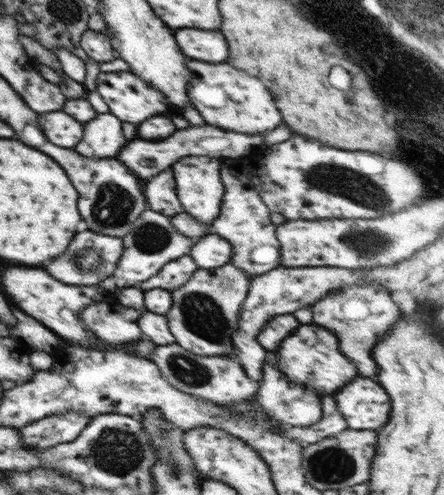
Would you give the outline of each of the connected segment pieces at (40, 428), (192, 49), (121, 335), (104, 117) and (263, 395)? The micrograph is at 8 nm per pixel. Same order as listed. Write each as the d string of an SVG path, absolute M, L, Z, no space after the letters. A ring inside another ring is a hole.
M62 412L24 426L20 436L27 449L45 449L58 443L72 442L89 422L84 413Z
M176 30L175 39L192 60L218 64L228 58L228 44L218 30Z
M98 300L94 304L83 308L84 312L79 314L81 321L90 328L90 330L100 338L111 345L125 345L138 339L146 339L147 336L139 329L137 320L140 318L138 310L124 308L118 302L108 302Z
M98 114L94 120L86 122L84 138L76 150L88 158L114 158L124 144L122 122L112 114Z
M272 362L264 364L264 374L260 382L260 390L255 394L254 400L262 407L266 417L278 424L292 424L292 426L310 426L322 418L322 404L314 392L304 390L298 384L286 380L285 374L274 366Z

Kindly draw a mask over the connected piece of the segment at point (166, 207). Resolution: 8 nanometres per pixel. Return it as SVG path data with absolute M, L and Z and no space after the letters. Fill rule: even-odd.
M167 169L162 174L150 177L143 181L143 193L147 208L173 217L183 211L175 189L175 178L172 171Z

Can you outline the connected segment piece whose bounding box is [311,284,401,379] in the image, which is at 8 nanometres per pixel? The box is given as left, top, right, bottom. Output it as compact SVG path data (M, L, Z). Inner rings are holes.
M358 284L346 290L334 290L334 294L328 294L311 306L314 310L313 323L336 335L340 352L352 361L360 377L376 378L379 368L373 357L374 347L401 317L400 308L392 302L390 296L381 284Z

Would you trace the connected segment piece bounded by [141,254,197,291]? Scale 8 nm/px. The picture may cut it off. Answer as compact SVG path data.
M189 254L181 256L161 266L156 276L141 282L141 288L144 291L152 290L152 288L163 288L169 291L176 290L182 284L188 282L188 279L196 269L196 263Z

